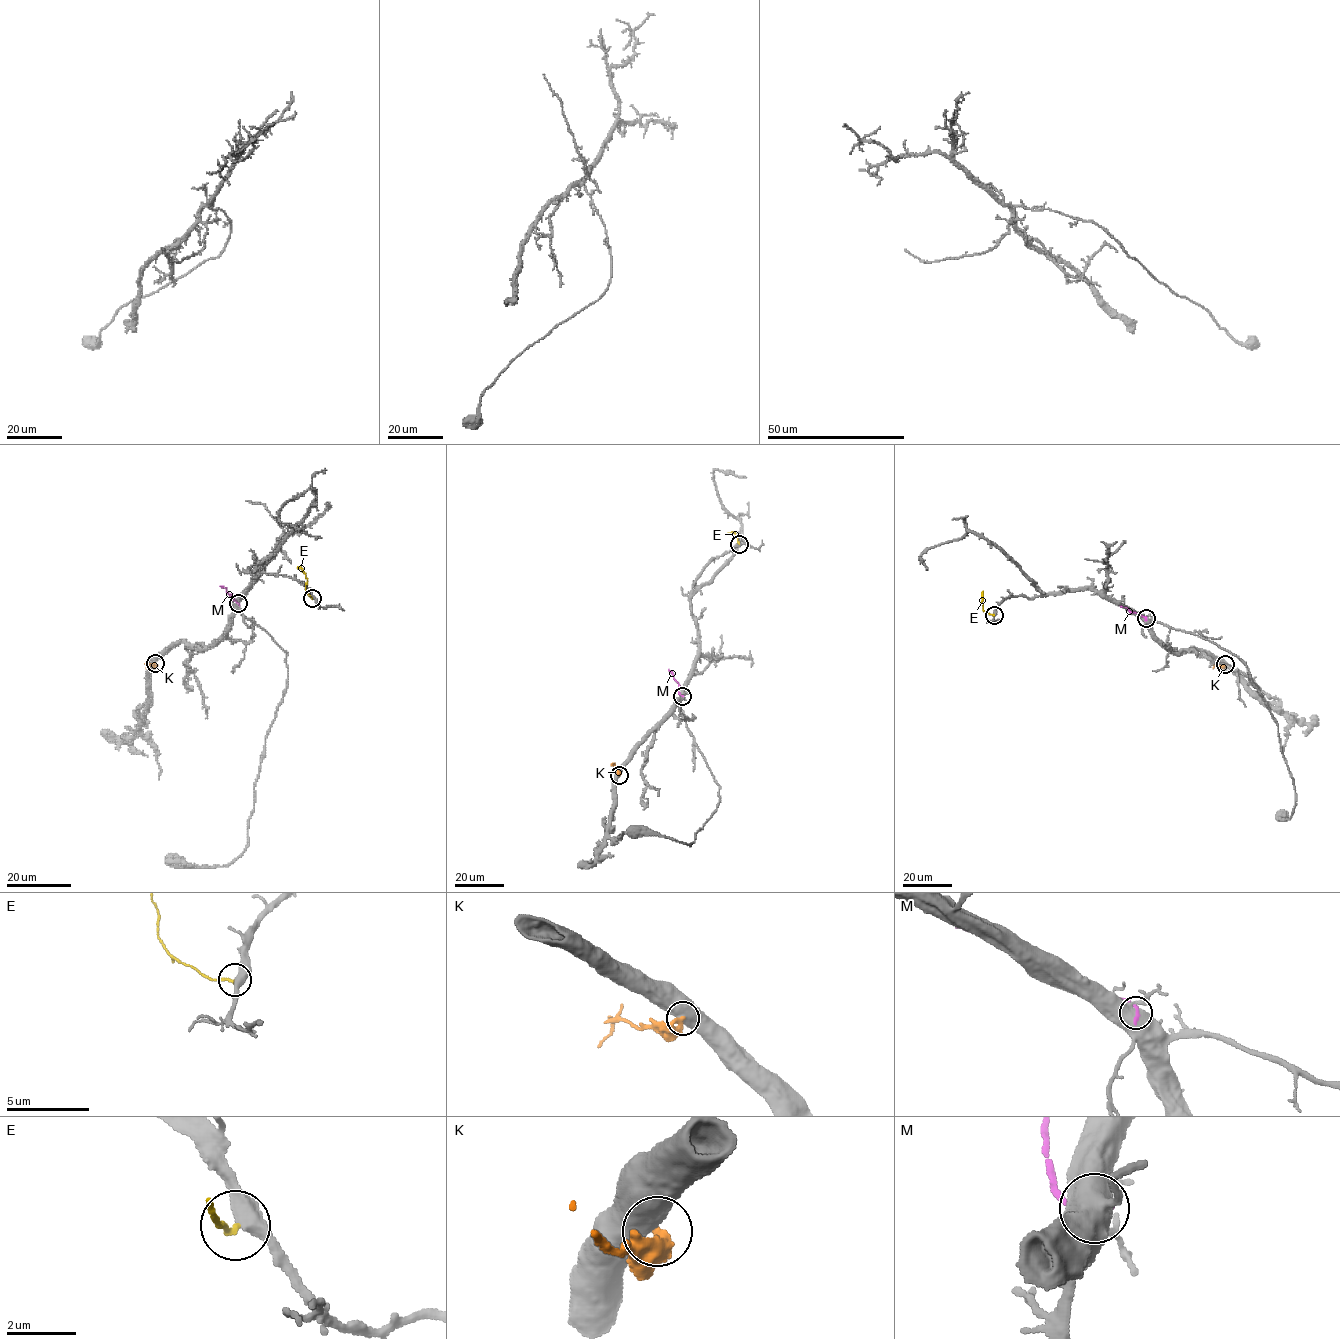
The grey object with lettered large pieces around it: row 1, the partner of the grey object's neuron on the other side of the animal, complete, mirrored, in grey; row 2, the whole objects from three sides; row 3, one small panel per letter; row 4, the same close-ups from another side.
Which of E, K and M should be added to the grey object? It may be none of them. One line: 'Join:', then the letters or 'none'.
Join: none

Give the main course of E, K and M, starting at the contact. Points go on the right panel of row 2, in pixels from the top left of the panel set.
E: (993, 614), (982, 608), (983, 590)
K: (1225, 664), (1215, 665), (1212, 669)
M: (1146, 618), (1119, 606)

